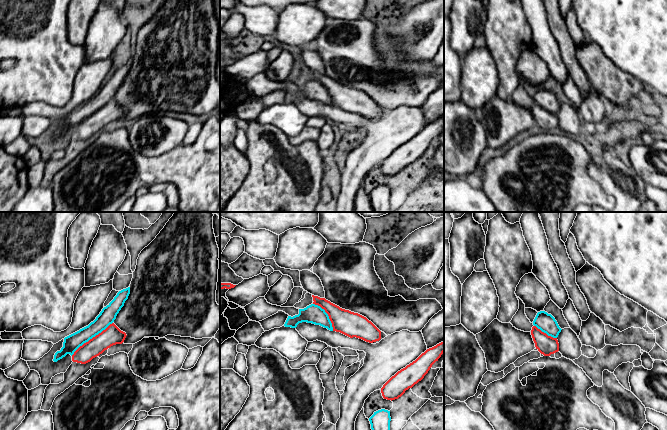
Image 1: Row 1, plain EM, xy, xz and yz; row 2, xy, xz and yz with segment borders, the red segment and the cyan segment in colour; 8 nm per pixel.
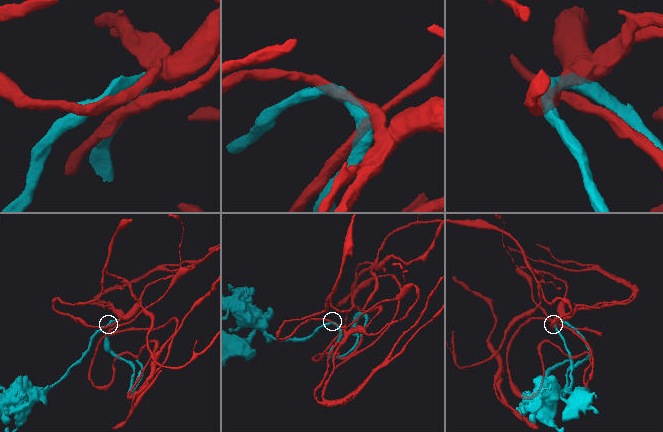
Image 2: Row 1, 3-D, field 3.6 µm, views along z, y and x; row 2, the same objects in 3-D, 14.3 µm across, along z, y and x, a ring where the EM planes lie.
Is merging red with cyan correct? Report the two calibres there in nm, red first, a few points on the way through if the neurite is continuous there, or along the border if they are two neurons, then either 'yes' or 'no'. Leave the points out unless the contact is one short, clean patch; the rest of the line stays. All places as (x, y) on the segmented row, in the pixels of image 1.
160 nm thick on the red side, 130 nm on the other; yes

